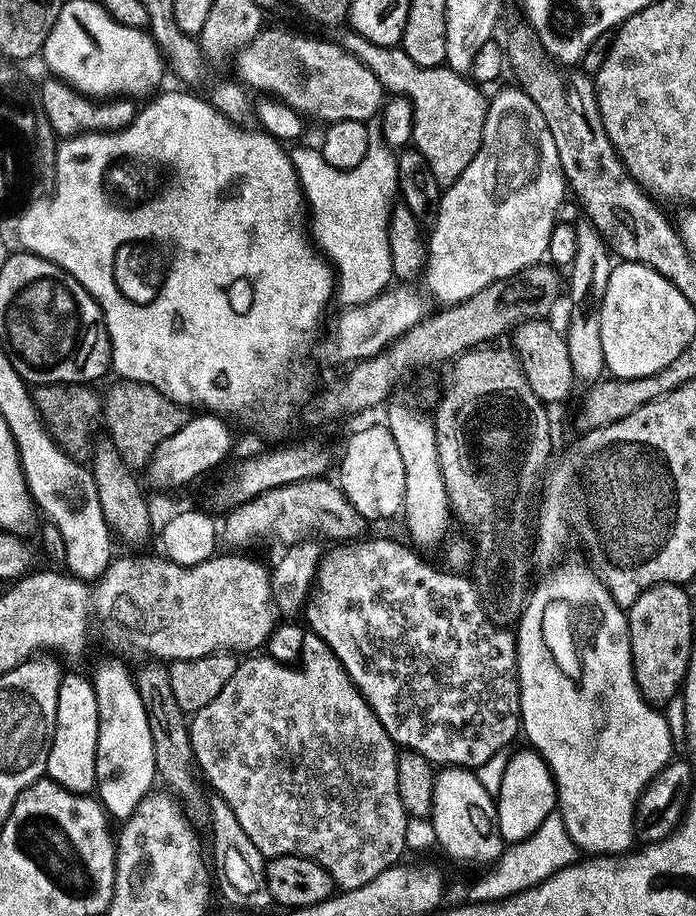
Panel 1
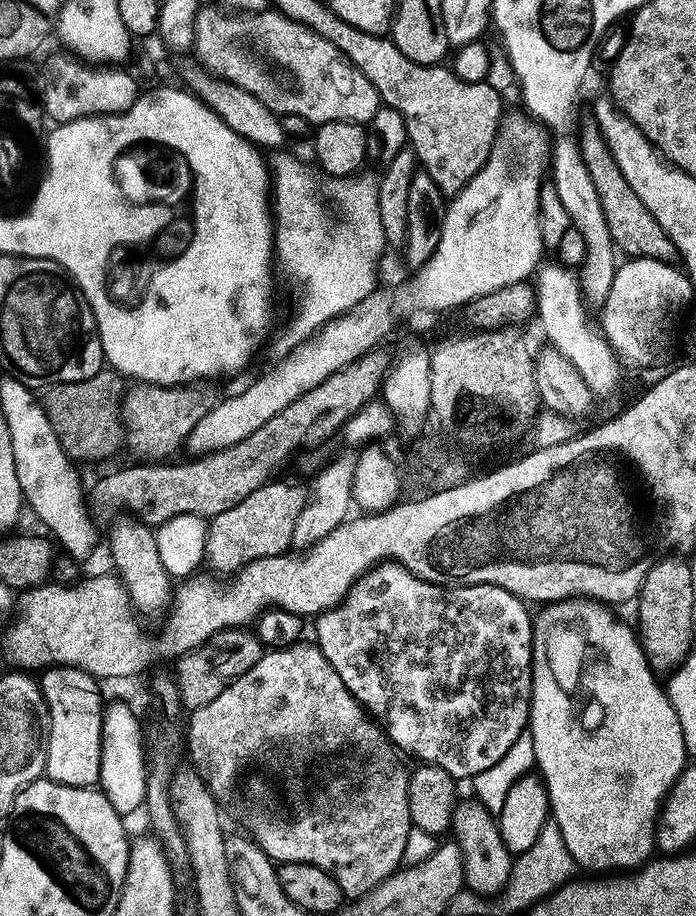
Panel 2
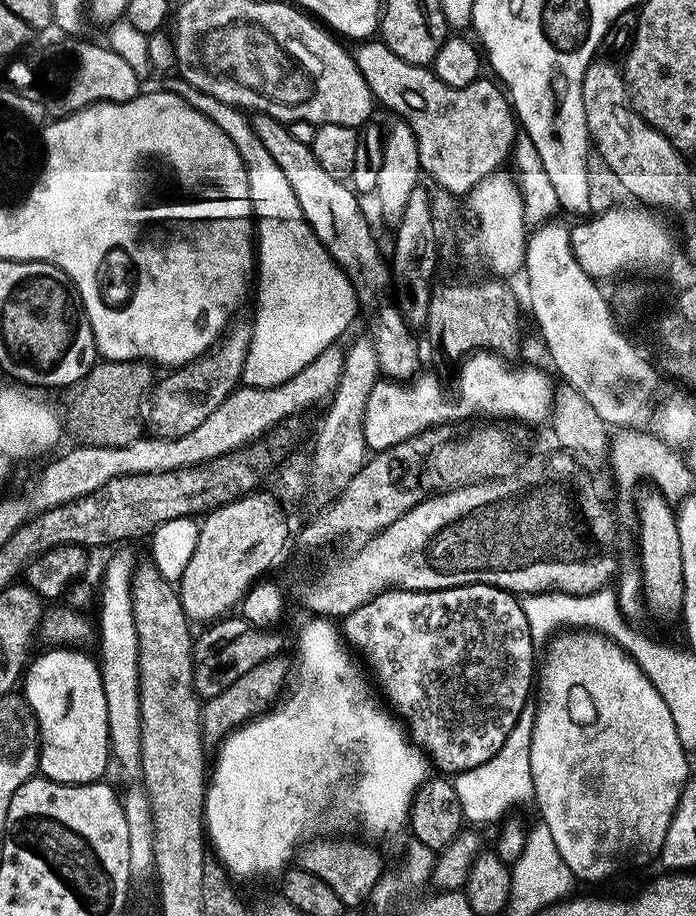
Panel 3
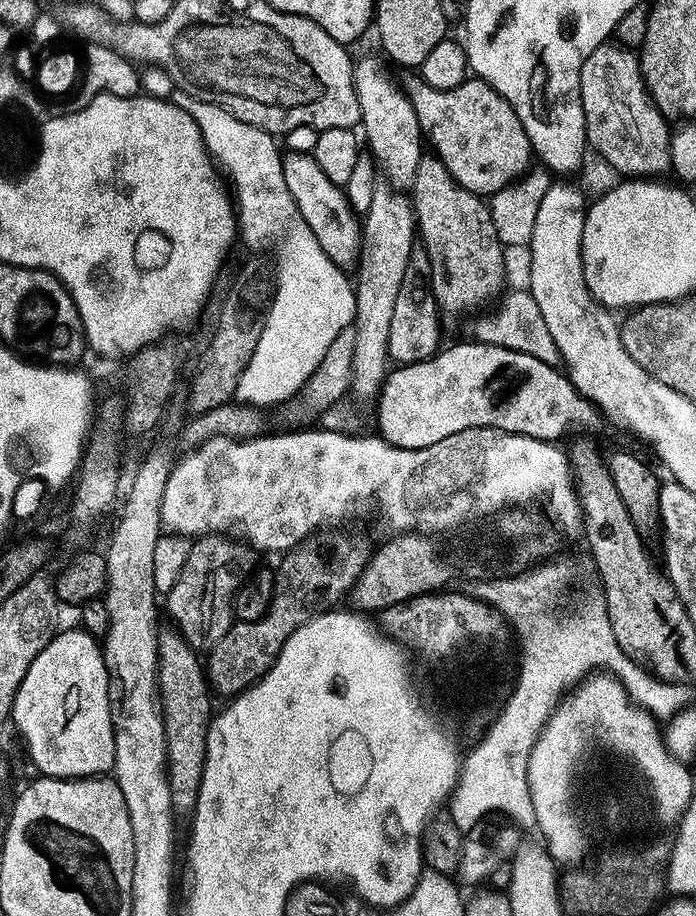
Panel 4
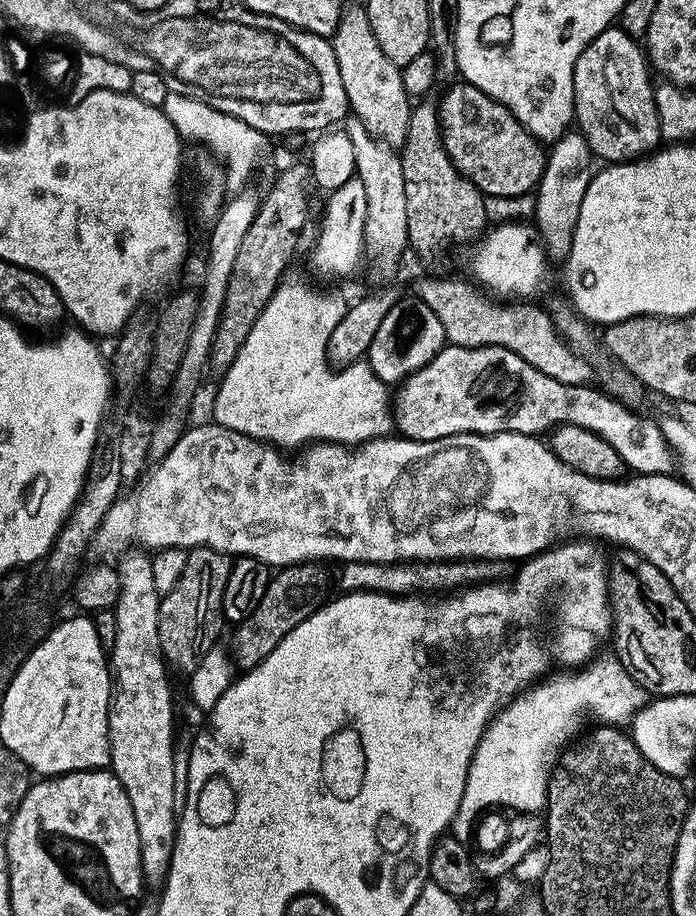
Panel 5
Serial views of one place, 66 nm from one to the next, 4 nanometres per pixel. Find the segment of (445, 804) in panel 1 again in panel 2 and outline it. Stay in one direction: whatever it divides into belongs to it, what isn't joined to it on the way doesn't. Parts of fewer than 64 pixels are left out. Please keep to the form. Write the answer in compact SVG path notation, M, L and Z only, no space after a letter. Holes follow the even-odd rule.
M469 798L465 804L457 803L453 807L450 832L464 859L464 888L485 898L499 897L507 886L514 856L503 844L497 817Z

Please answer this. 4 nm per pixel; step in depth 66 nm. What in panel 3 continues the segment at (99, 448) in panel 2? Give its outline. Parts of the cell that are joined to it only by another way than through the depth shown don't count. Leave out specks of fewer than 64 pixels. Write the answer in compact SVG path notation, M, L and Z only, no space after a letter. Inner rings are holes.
M100 362L80 383L69 387L66 428L77 436L79 443L93 448L126 446L146 432L146 416L142 405L153 387L153 365L148 362ZM116 387L124 388L116 392ZM141 403L141 404L140 404Z

